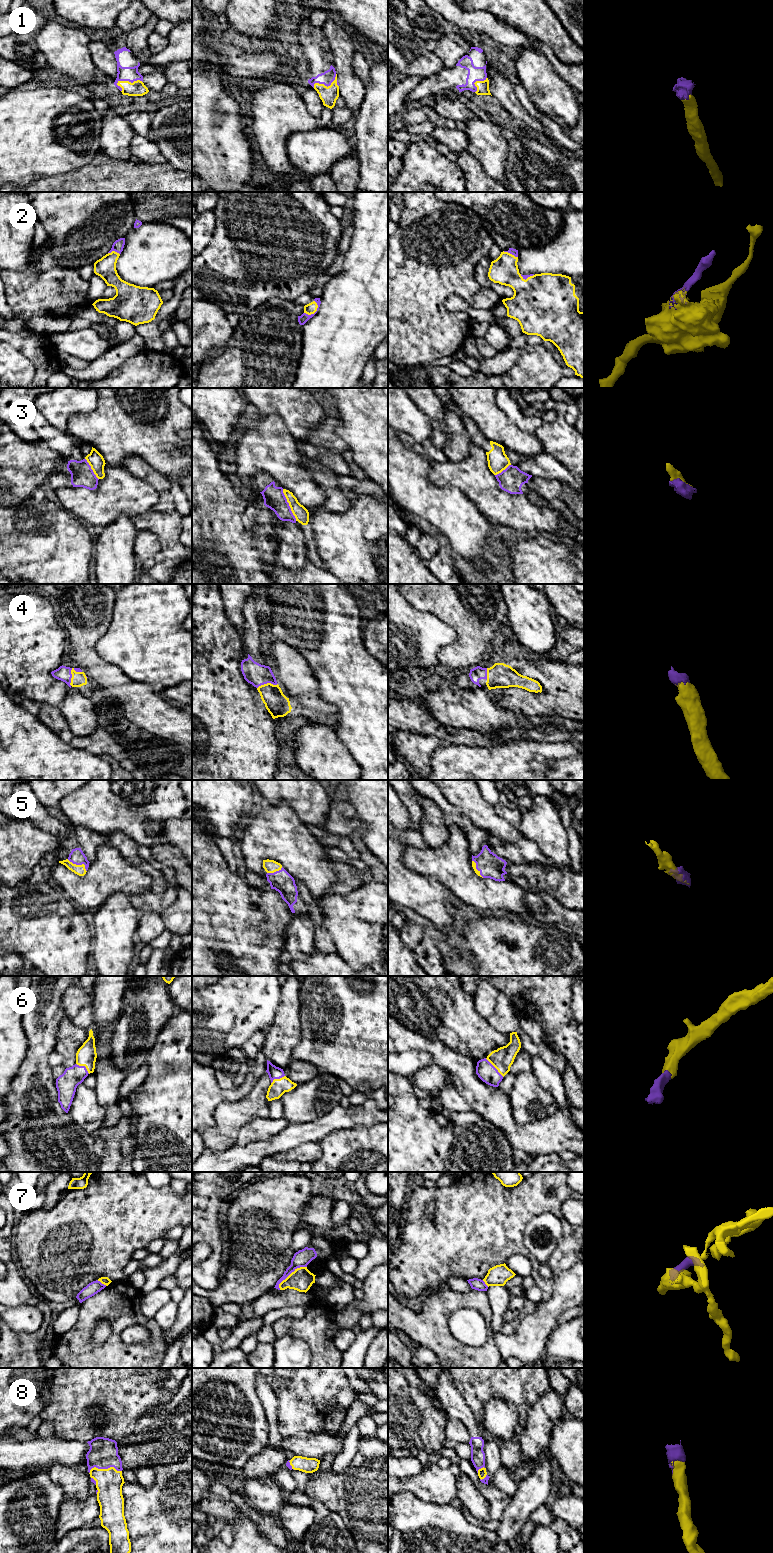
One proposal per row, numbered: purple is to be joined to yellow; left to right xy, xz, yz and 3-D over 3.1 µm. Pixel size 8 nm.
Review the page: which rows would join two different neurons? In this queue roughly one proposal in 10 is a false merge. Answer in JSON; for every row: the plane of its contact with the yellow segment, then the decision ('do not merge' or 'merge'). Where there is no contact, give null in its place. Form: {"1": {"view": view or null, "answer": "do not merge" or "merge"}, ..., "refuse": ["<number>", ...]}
{"1": {"view": "xz", "answer": "merge"}, "2": {"view": "xz", "answer": "merge"}, "3": {"view": "xz", "answer": "do not merge"}, "4": {"view": "xy", "answer": "merge"}, "5": {"view": "xy", "answer": "merge"}, "6": {"view": "yz", "answer": "merge"}, "7": {"view": "xz", "answer": "do not merge"}, "8": {"view": "xy", "answer": "merge"}, "refuse": ["3", "7"]}

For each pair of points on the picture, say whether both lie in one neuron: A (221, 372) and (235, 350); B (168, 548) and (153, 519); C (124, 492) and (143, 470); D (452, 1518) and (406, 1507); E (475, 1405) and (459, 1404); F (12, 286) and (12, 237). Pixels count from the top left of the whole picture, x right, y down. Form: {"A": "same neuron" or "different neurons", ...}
{"A": "same neuron", "B": "same neuron", "C": "different neurons", "D": "same neuron", "E": "different neurons", "F": "different neurons"}

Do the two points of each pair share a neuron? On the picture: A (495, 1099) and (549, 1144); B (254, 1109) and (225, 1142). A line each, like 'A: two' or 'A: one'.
A: one
B: one

